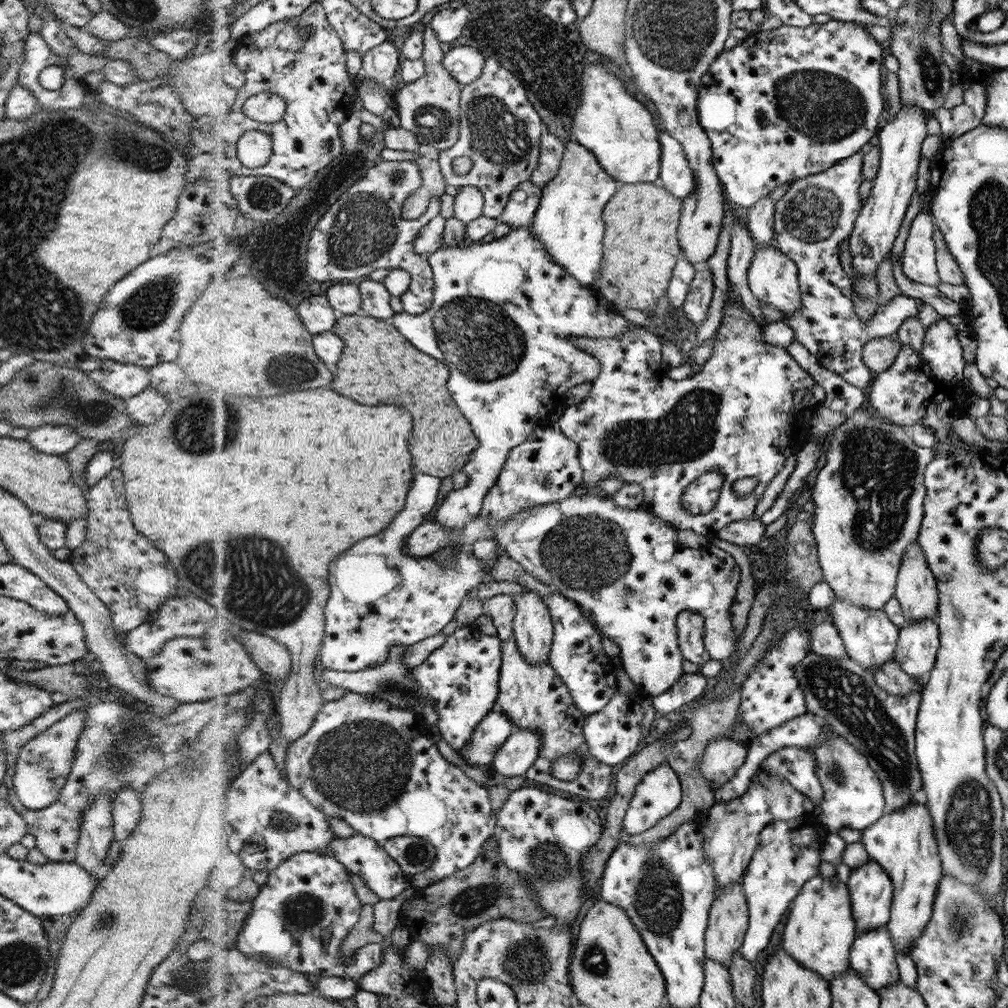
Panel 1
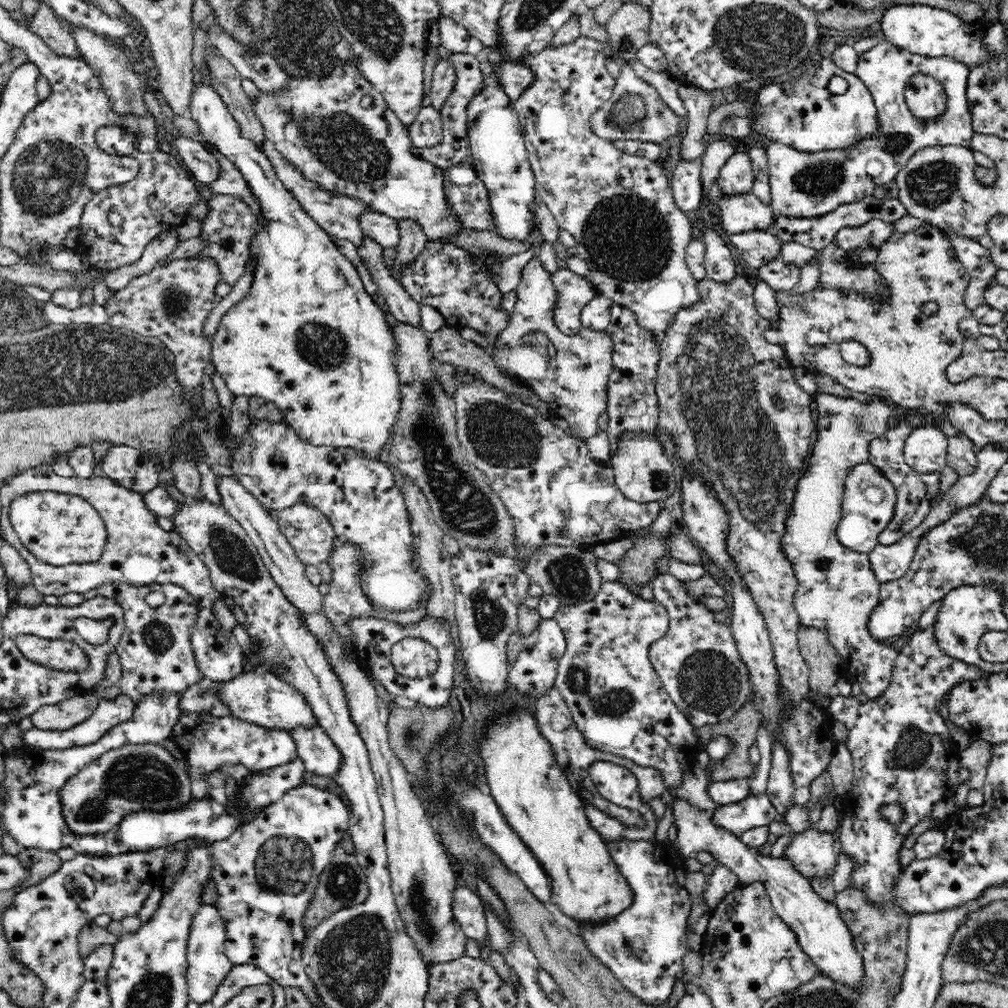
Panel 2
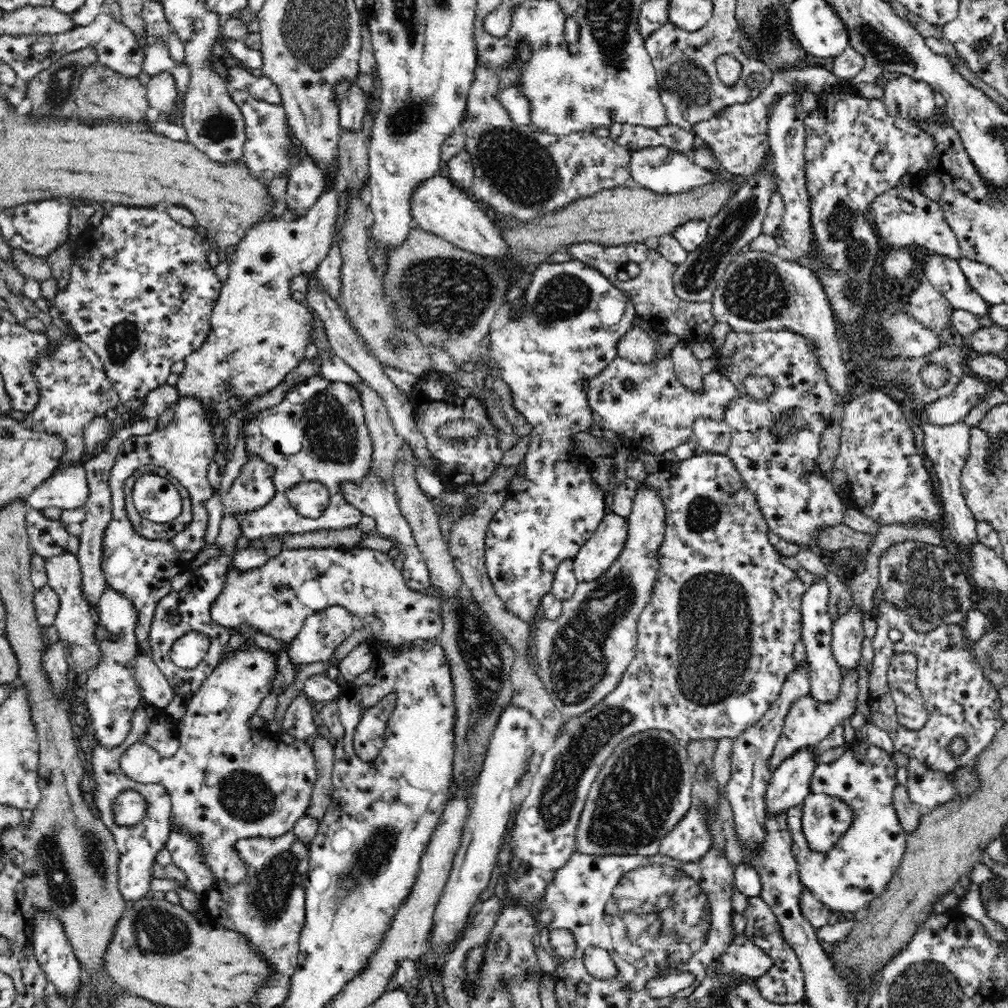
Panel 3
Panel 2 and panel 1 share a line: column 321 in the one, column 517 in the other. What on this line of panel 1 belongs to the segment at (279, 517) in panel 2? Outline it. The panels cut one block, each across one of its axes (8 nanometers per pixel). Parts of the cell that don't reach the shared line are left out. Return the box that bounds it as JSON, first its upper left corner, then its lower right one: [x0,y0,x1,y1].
[406,490,740,697]

